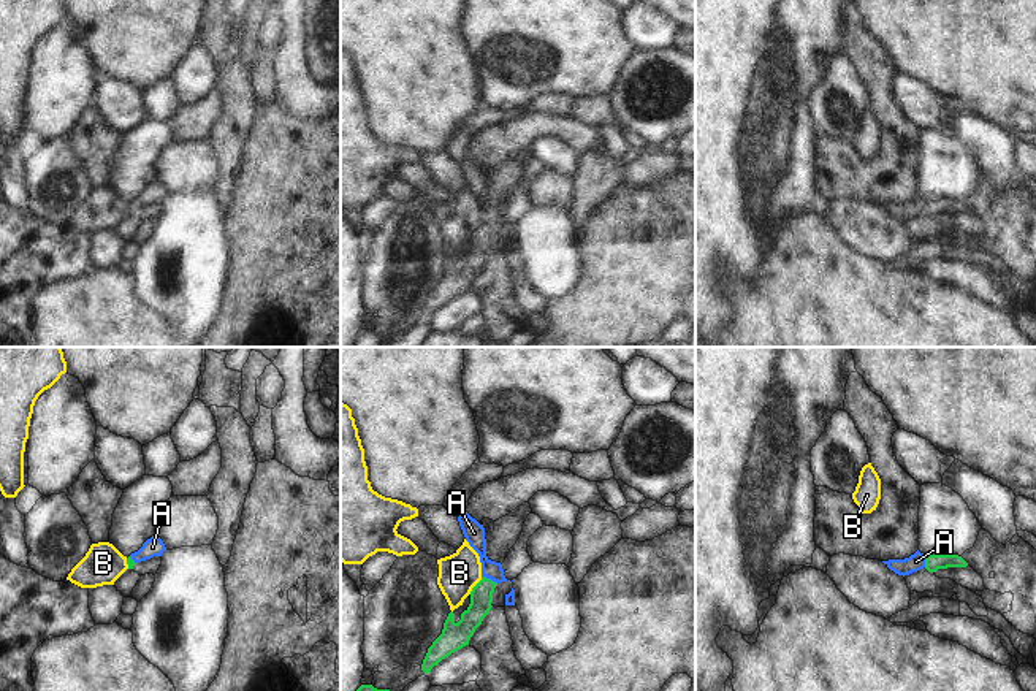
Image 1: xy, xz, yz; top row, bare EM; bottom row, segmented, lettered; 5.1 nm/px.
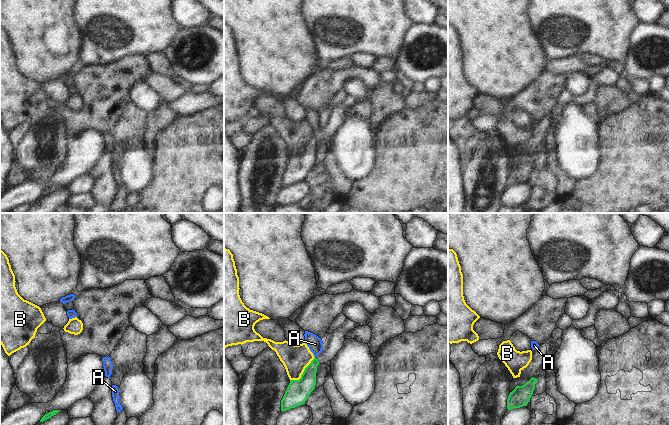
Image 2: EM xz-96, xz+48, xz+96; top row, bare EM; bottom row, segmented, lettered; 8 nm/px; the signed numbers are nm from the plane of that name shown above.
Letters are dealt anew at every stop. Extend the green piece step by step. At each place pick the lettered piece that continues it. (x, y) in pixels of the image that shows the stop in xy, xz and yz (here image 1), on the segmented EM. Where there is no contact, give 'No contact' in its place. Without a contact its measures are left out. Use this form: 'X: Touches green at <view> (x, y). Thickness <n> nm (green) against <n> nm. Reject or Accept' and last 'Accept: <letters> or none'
A: Touches green at xz (488, 579). Thickness 110 nm (green) against 110 nm. Reject
B: Touches green at xz (476, 585). Thickness 110 nm (green) against 200 nm. Reject
Accept: none.

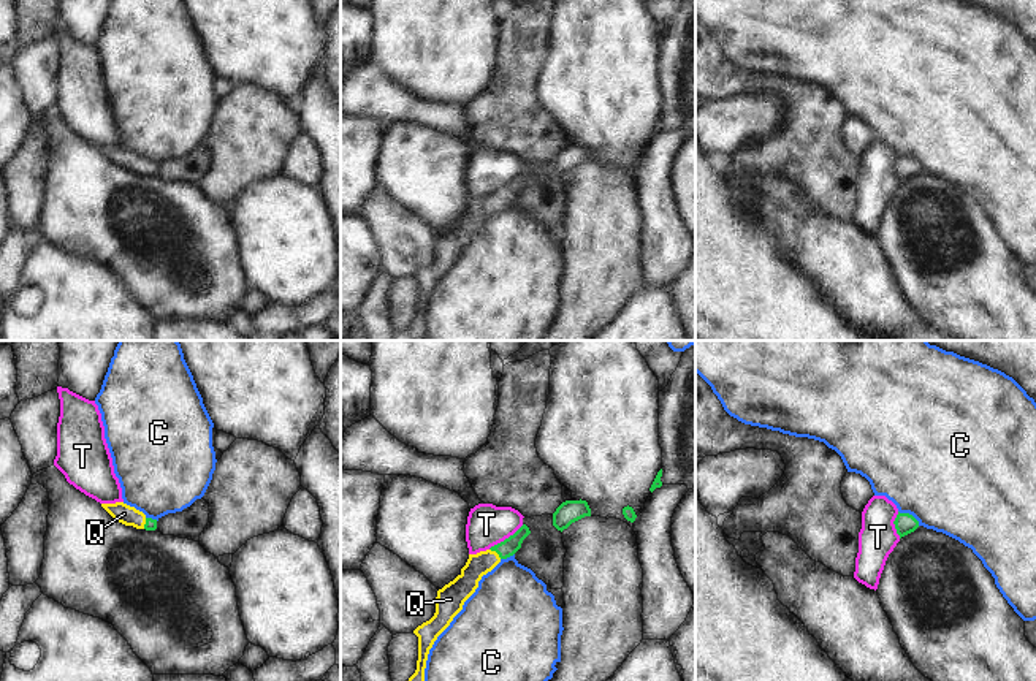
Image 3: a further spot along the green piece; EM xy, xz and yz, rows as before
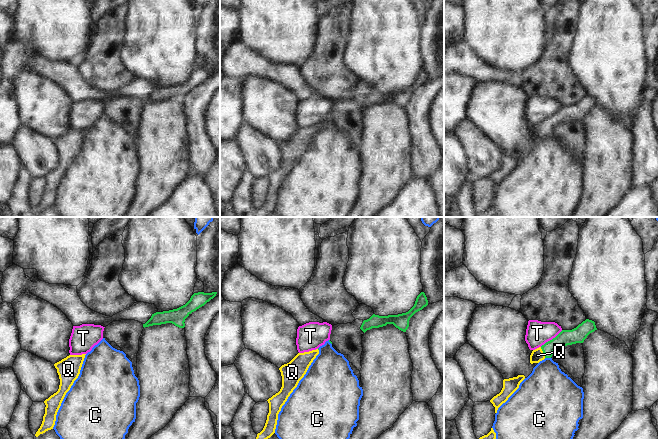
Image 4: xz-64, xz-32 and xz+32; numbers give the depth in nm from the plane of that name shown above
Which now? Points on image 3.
C: Touches green at yz (908, 513). Thickness 110 nm (green) against 500 nm. Reject
Q: Touches green at xz (496, 551). Thickness 90 nm (green) against 120 nm. Accept
T: Touches green at xz (506, 539). Thickness 90 nm (green) against 200 nm. Reject
Accept: Q.

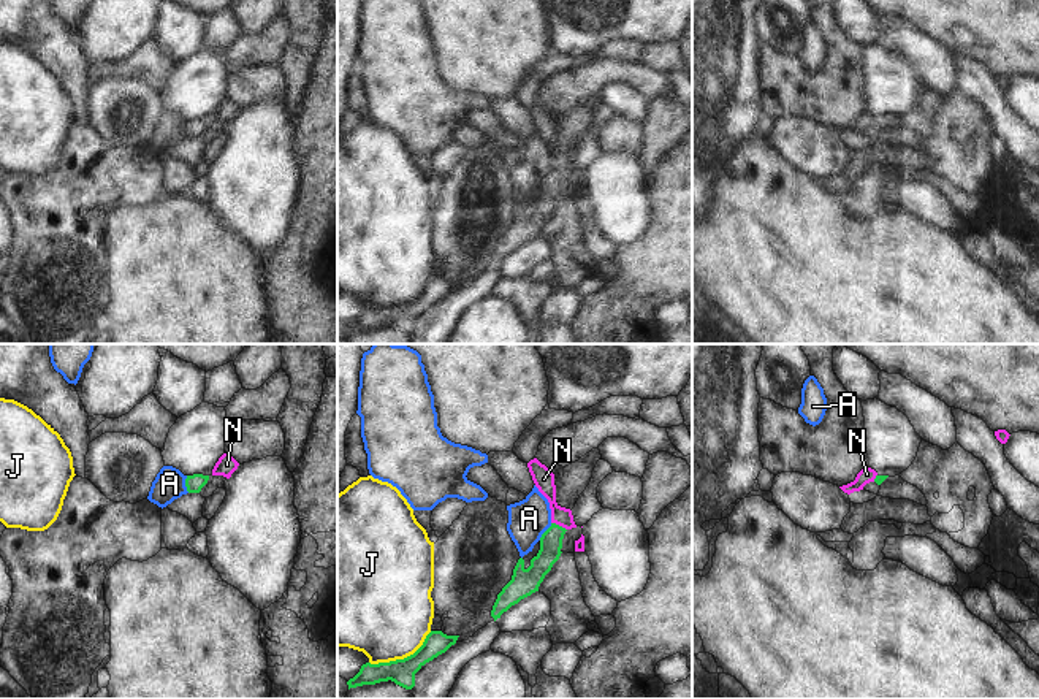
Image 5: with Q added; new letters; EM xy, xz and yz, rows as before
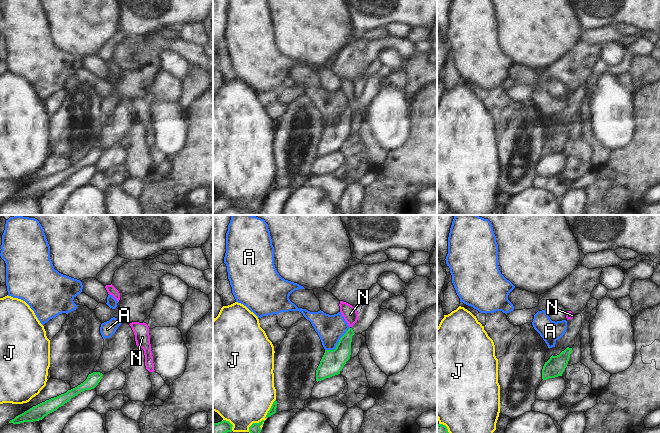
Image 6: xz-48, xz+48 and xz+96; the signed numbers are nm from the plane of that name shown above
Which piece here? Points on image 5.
A: Touches green at xy (186, 484). Thickness 90 nm (green) against 160 nm. Reject
J: Touches green at xz (401, 660). Thickness 130 nm (green) against 460 nm. Reject
N: Touches green at xz (558, 525). Thickness 110 nm (green) against 110 nm. Reject
Accept: none.

